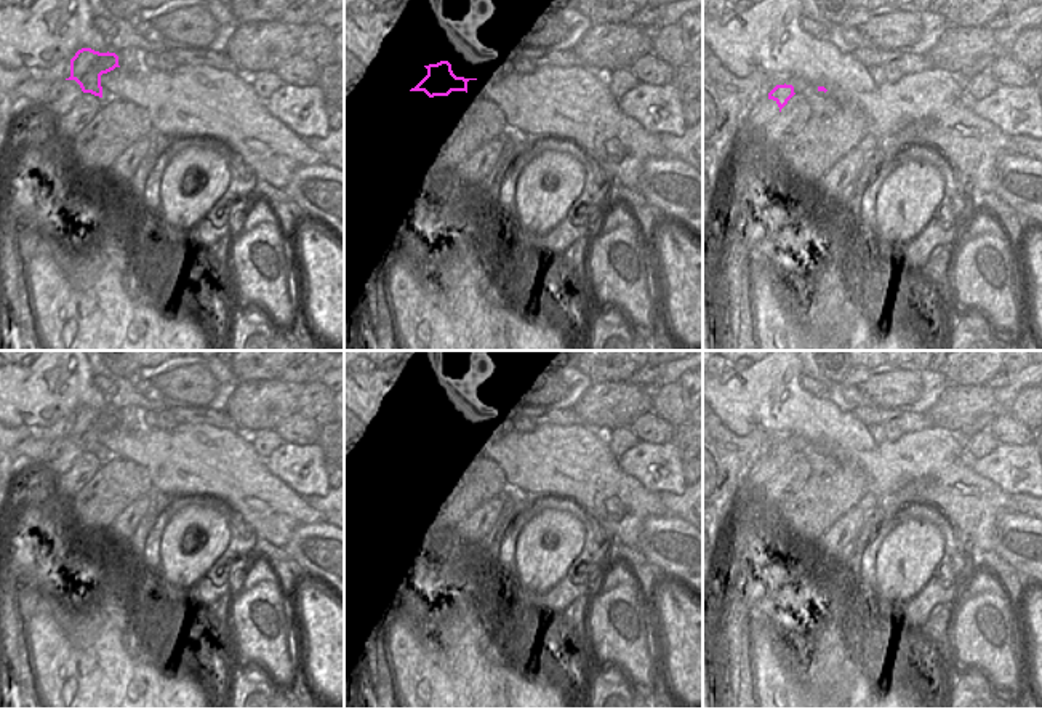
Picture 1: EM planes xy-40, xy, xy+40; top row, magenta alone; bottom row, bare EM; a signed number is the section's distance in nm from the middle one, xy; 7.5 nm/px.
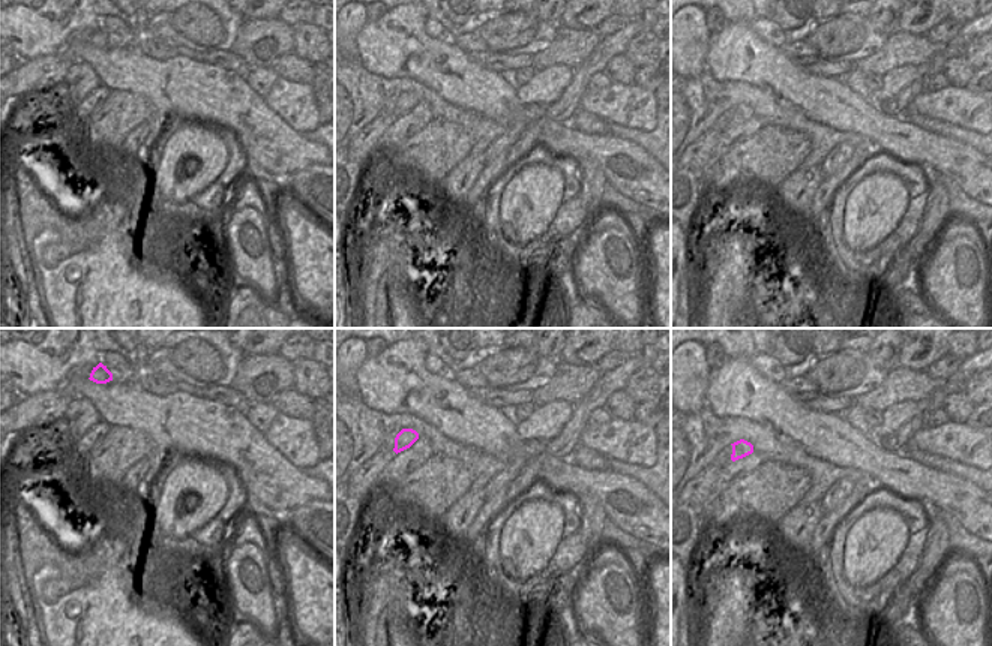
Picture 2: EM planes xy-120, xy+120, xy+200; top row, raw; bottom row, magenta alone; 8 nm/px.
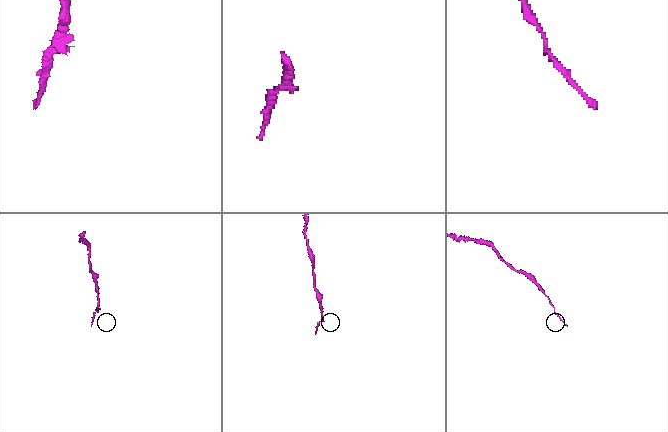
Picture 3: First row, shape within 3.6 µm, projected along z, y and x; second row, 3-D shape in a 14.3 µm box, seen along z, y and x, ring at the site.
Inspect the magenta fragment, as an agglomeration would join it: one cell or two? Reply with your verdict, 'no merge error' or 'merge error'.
no merge error

